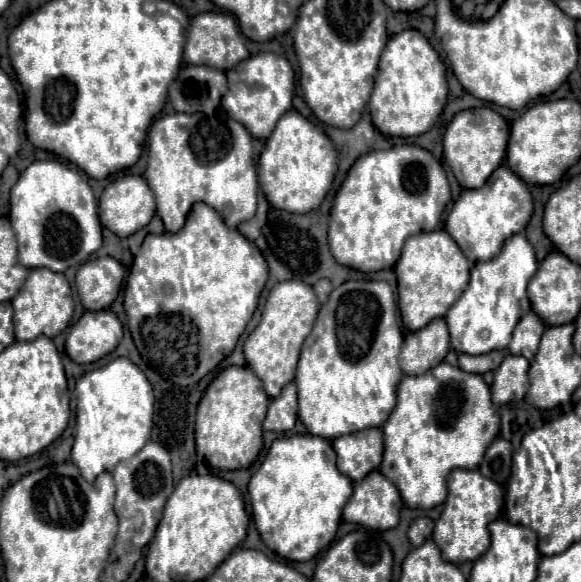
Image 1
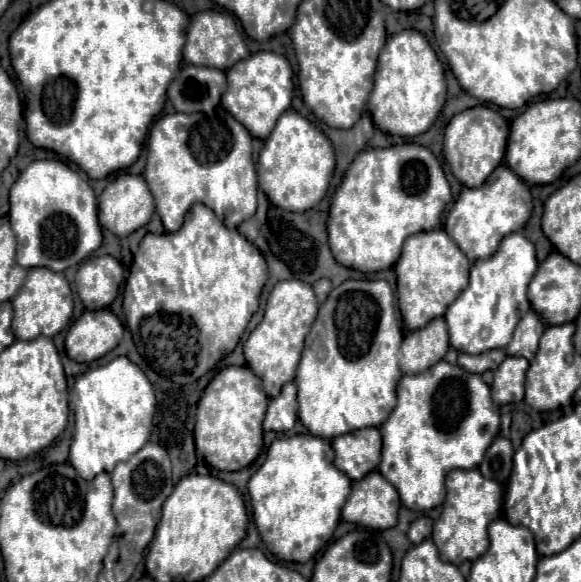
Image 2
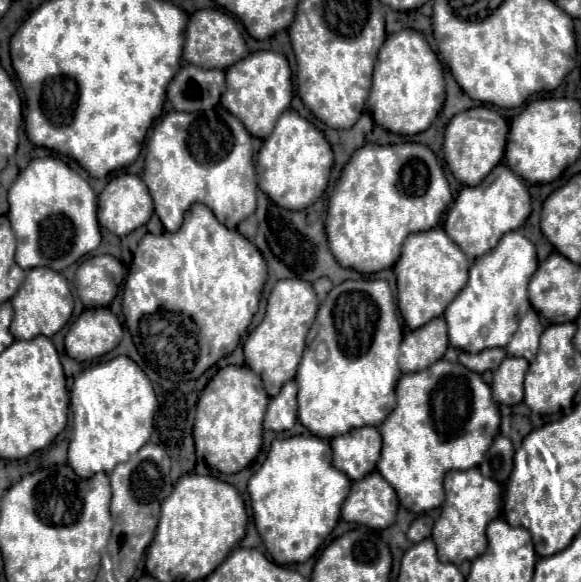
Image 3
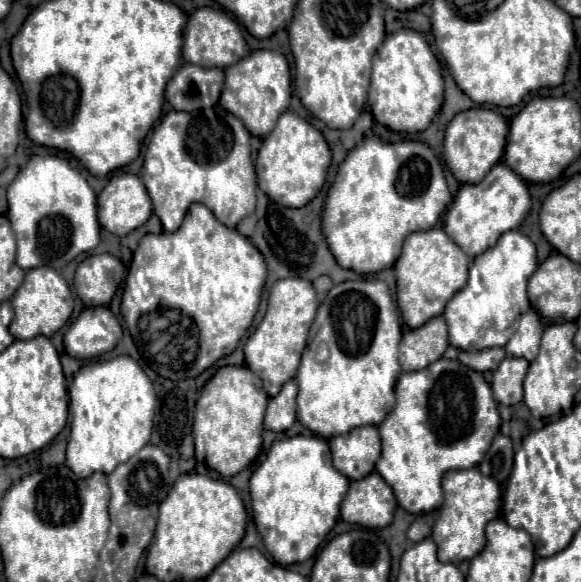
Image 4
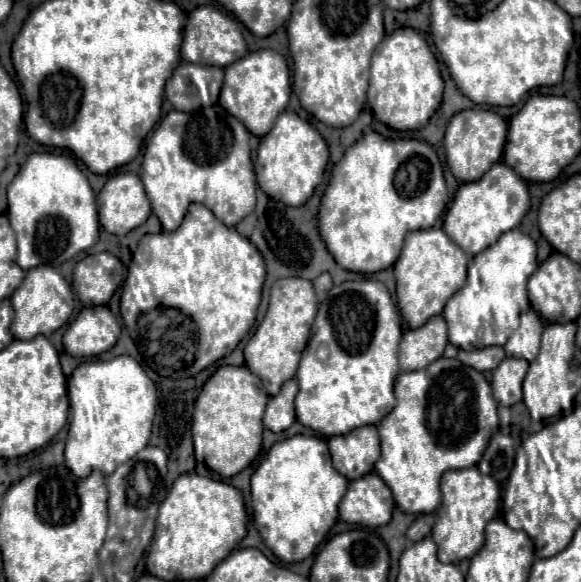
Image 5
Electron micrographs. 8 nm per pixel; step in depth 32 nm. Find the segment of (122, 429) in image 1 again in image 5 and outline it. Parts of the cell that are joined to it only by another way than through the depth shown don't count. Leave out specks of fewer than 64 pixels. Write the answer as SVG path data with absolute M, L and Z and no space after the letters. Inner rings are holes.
M132 356L80 364L70 378L68 396L72 422L64 456L66 466L78 478L86 478L92 470L108 476L148 444L156 412L156 388Z

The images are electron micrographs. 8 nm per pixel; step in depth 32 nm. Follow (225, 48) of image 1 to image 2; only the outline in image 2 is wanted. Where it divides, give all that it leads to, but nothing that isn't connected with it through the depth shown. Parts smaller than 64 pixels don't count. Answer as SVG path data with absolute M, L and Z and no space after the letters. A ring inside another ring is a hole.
M214 10L198 12L196 16L192 16L192 22L190 22L190 28L186 34L186 44L184 44L184 62L186 64L228 70L228 68L232 68L232 64L244 60L246 56L248 56L248 48L242 40L242 36L238 34L234 16L224 14L224 12L214 12Z

